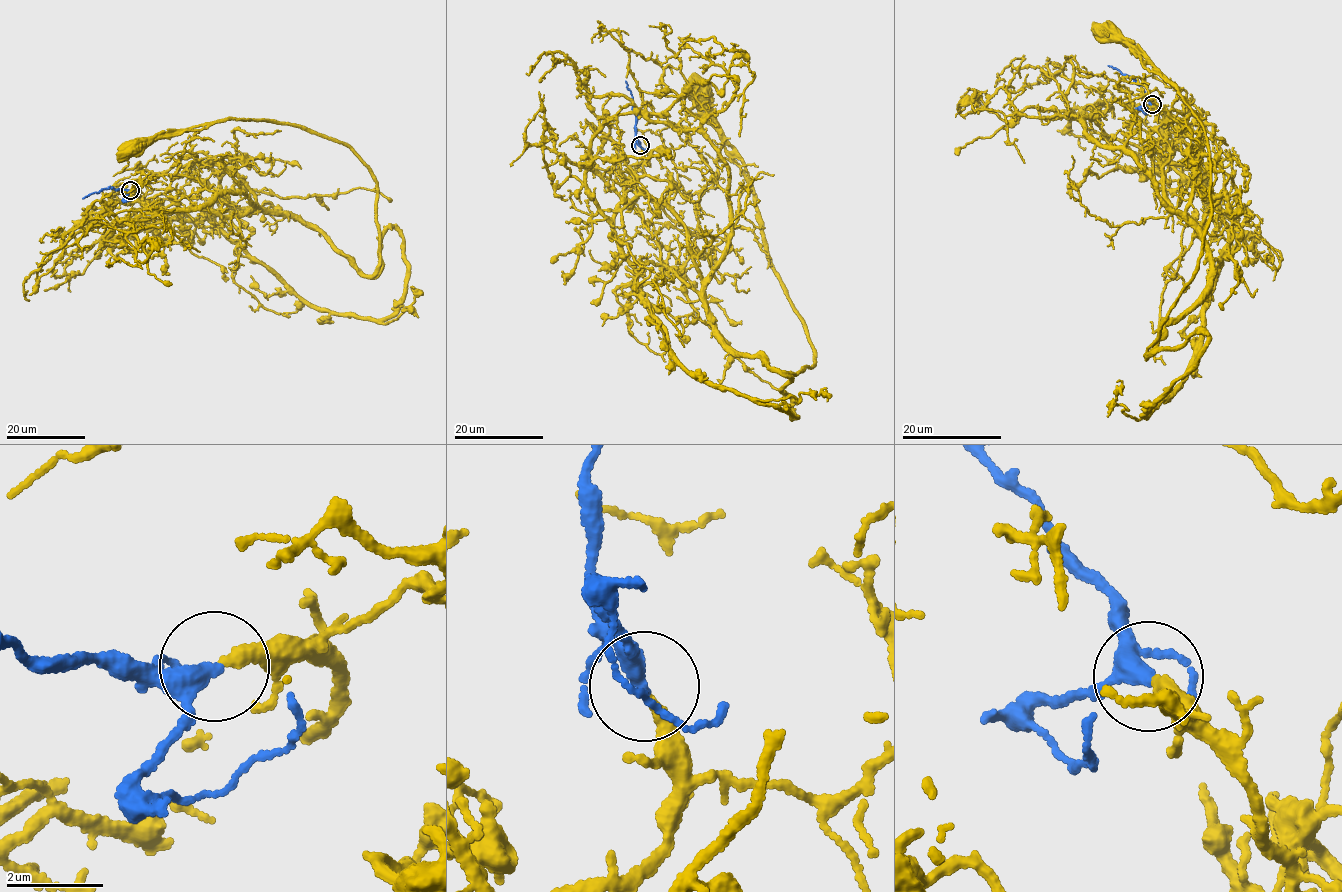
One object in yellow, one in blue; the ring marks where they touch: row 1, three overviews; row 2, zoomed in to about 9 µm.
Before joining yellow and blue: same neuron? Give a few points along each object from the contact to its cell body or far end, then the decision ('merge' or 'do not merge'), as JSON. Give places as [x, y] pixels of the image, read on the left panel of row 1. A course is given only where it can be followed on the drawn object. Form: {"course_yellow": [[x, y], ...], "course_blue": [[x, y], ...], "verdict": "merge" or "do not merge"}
{"course_yellow": [[130, 190], [169, 211], [282, 212], [371, 276], [380, 258], [375, 180], [334, 140], [231, 118], [129, 149]], "course_blue": [[130, 190], [105, 188], [82, 198]], "verdict": "merge"}

